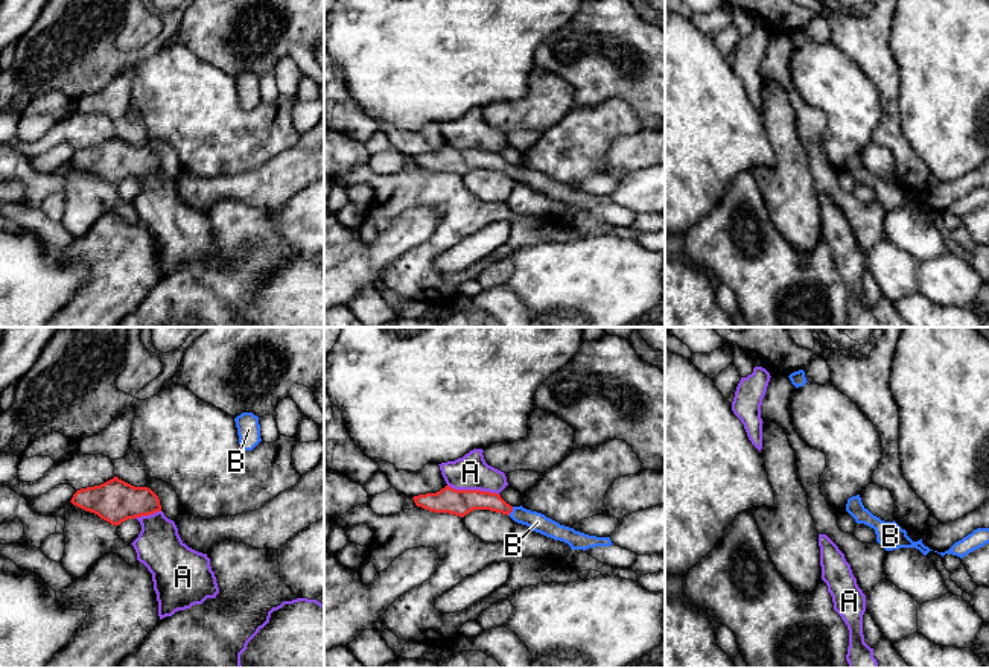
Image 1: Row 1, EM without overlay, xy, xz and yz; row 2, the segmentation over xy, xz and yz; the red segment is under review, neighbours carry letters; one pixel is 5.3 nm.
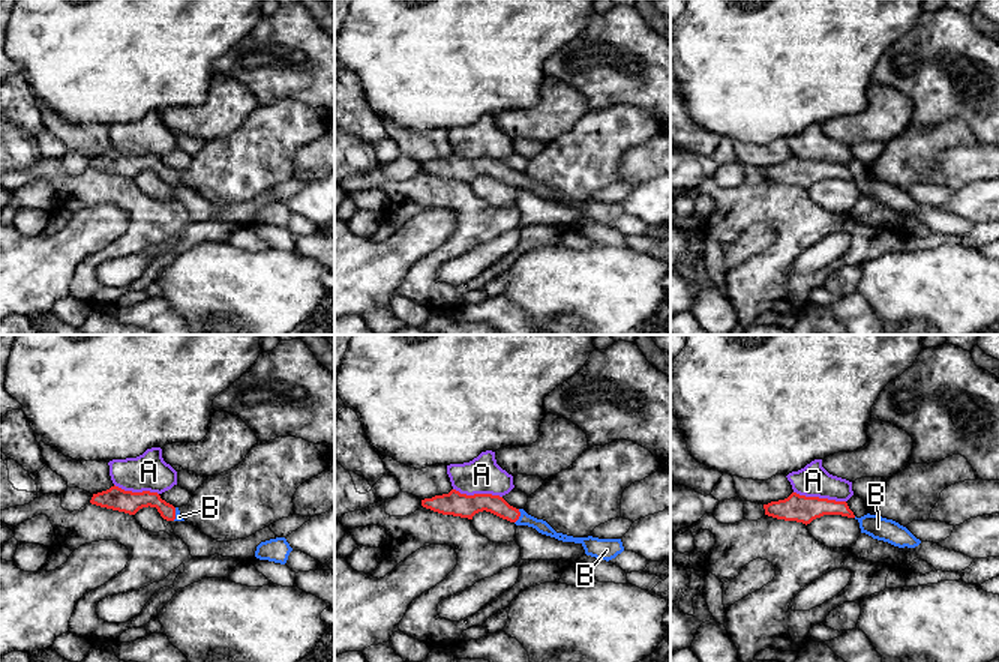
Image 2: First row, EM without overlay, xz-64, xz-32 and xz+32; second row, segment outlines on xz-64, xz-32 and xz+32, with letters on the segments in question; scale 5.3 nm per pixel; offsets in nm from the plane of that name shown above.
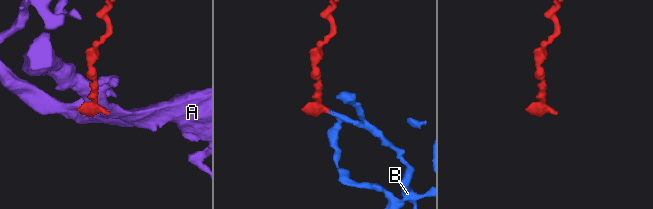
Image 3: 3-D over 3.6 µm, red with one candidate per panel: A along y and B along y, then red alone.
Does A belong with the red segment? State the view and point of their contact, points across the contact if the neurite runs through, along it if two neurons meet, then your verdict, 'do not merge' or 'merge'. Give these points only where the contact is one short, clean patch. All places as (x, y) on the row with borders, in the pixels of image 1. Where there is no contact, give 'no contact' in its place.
xz (473, 490) | do not merge

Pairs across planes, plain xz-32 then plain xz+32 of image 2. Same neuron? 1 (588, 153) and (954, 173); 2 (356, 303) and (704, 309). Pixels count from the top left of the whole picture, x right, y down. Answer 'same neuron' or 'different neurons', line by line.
1: different neurons
2: different neurons

